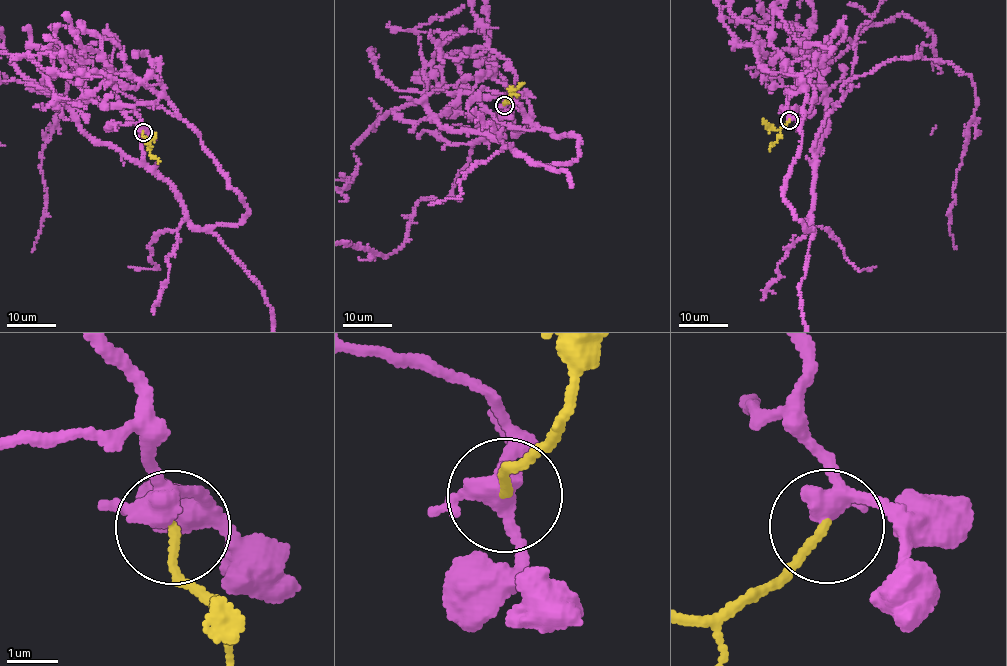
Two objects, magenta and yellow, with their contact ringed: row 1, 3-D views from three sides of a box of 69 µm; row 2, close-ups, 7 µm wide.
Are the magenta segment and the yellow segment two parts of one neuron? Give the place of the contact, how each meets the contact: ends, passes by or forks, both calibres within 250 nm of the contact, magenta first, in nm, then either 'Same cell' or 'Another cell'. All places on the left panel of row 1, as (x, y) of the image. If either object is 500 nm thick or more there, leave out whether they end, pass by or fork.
Place: (143, 132). At the ring magenta forks. At the ring yellow ends. Thickness 340 nm (magenta) against 160 nm. Another cell

